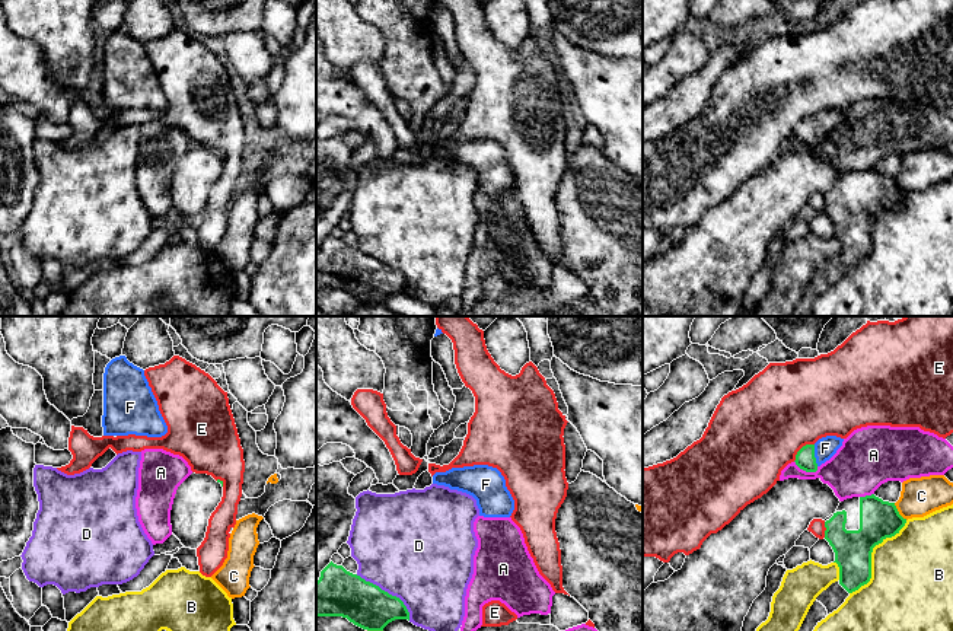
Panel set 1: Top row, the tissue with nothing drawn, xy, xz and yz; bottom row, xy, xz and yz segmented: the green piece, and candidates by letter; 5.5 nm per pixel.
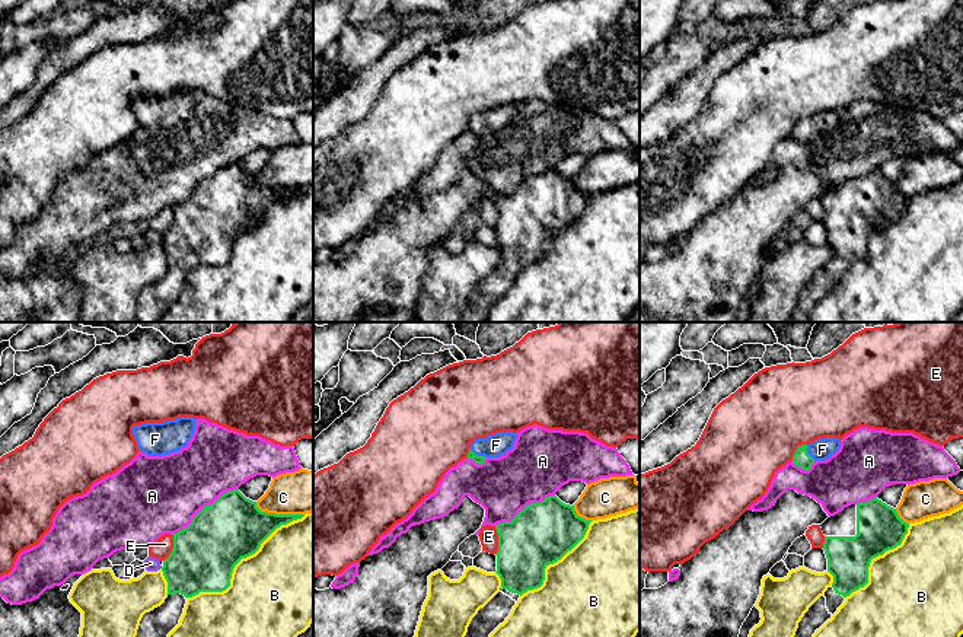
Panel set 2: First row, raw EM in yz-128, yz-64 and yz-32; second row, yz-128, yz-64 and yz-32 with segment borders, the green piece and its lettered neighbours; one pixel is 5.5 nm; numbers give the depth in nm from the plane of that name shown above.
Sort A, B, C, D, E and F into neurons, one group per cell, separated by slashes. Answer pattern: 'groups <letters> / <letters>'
groups A / B / C / D / E / F

